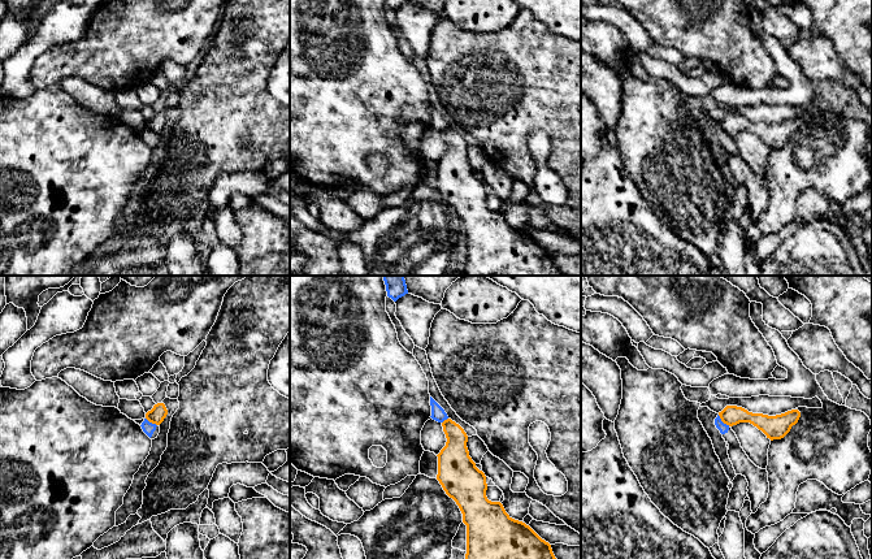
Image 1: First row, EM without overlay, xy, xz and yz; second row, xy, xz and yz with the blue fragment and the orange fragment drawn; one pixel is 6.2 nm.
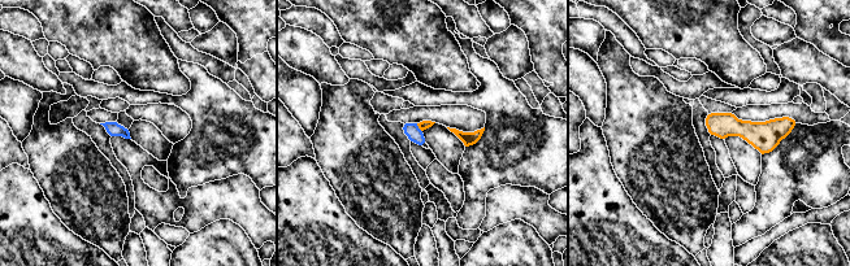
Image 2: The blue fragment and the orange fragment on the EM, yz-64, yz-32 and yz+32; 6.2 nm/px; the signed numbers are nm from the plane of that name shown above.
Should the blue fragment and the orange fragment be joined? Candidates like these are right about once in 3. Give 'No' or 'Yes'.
No

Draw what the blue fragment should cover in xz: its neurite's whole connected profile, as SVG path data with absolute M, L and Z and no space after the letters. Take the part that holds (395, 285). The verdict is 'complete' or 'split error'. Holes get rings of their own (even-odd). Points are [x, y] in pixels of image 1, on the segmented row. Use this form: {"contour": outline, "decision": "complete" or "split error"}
{"contour": "M382 276L387 296L396 302L399 298L408 294L404 276Z", "decision": "complete"}

